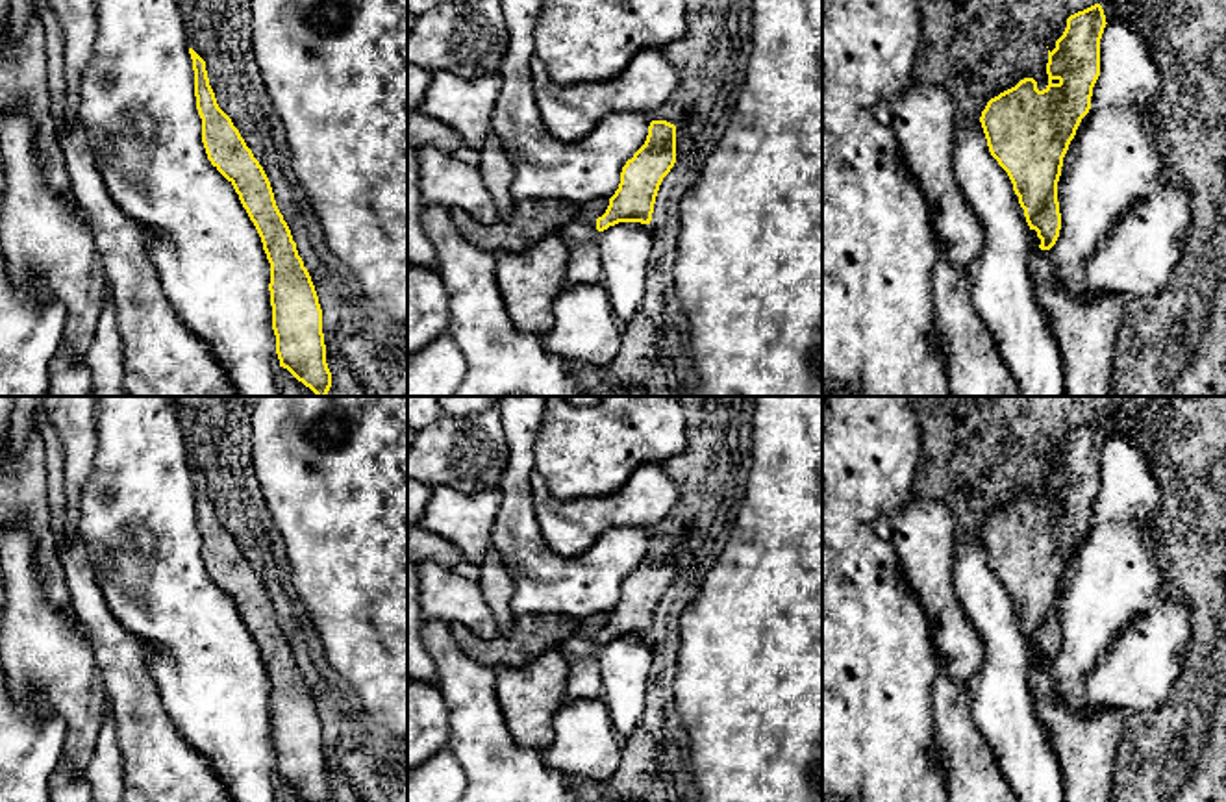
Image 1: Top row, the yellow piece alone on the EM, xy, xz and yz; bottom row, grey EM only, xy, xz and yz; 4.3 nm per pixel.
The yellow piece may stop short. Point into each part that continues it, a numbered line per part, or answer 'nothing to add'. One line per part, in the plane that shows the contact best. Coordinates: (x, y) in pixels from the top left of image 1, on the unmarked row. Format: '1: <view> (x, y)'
nothing to add

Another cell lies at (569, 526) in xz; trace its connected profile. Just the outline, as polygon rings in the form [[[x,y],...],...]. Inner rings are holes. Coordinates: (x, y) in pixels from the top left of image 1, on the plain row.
[[[663,463],[639,465],[624,487],[607,496],[556,498],[535,470],[530,480],[535,517],[546,545],[559,556],[589,550],[613,528],[652,528],[678,504],[678,483]]]

